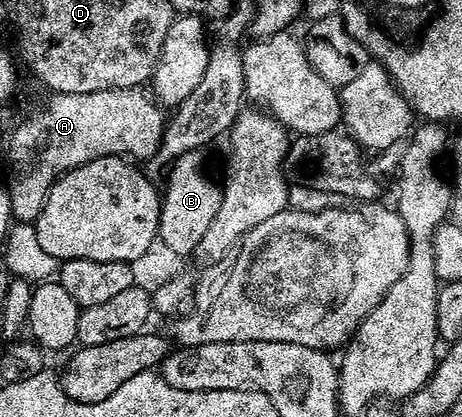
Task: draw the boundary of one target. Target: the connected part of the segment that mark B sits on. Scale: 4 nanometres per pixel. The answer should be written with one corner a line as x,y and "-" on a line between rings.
199,150
186,152
184,156
171,164
171,171
166,175
168,189
164,191
160,205
160,229
158,239
164,242
167,248
174,249
174,252
188,257
195,252
198,241
202,241
202,236
206,234
206,229
210,229
210,221
214,221
214,213
218,213
220,208
220,197
222,187
204,172
203,154

